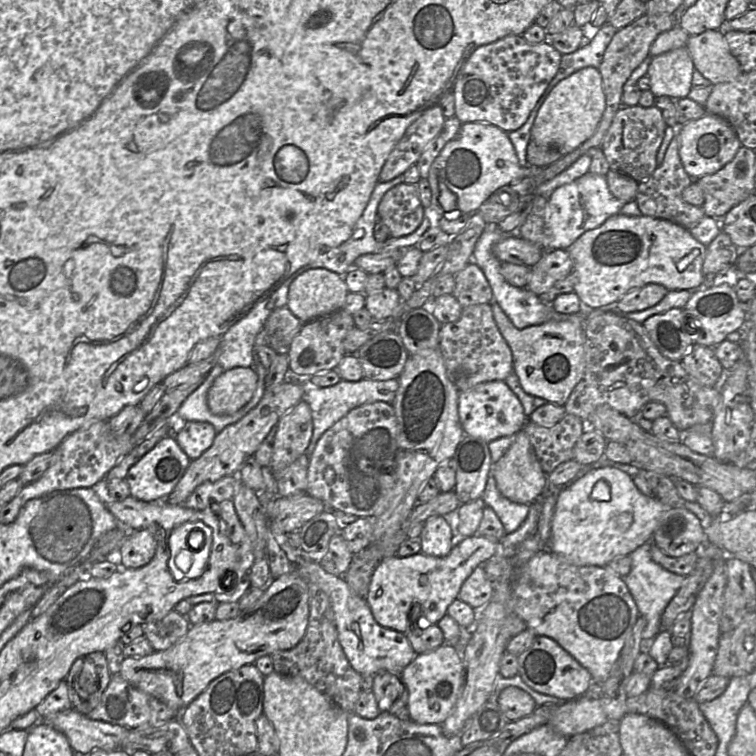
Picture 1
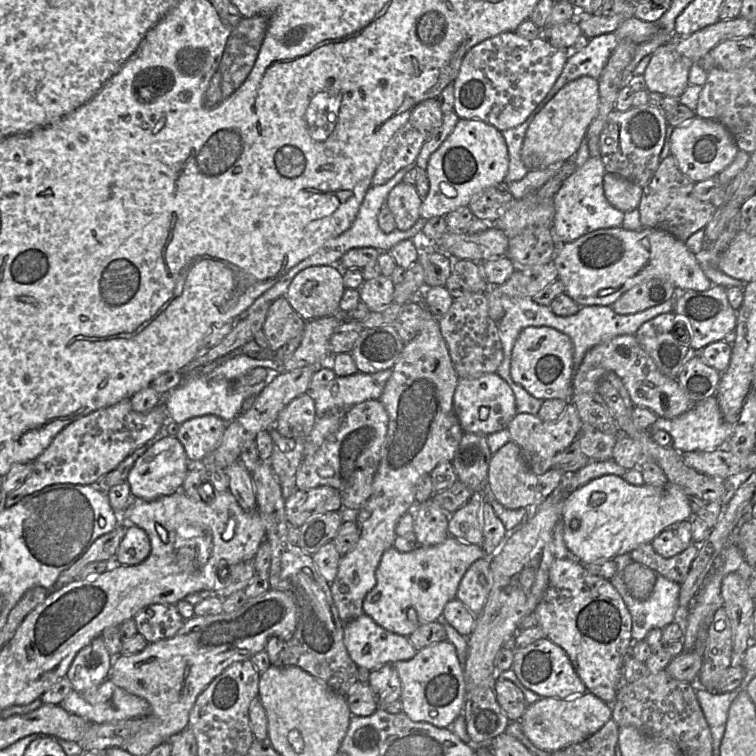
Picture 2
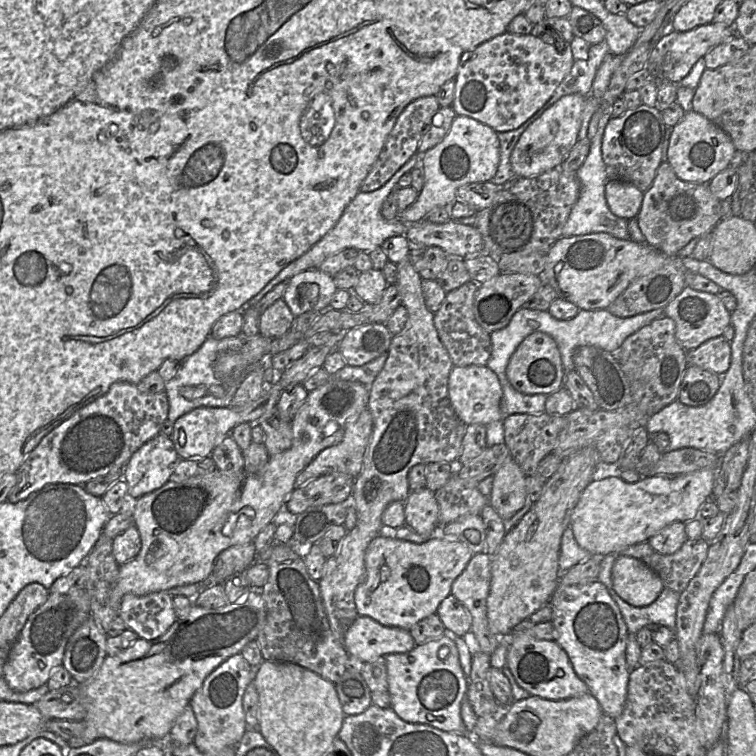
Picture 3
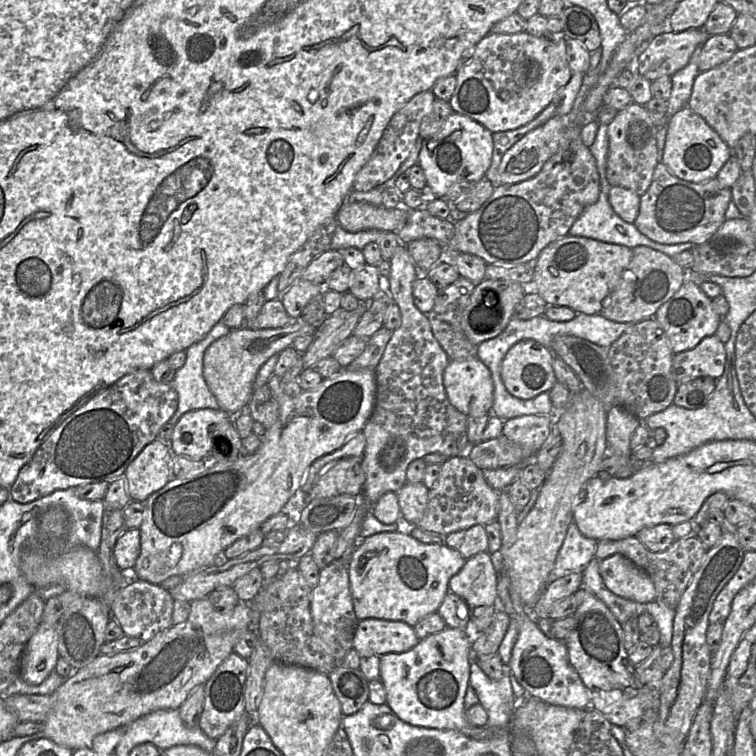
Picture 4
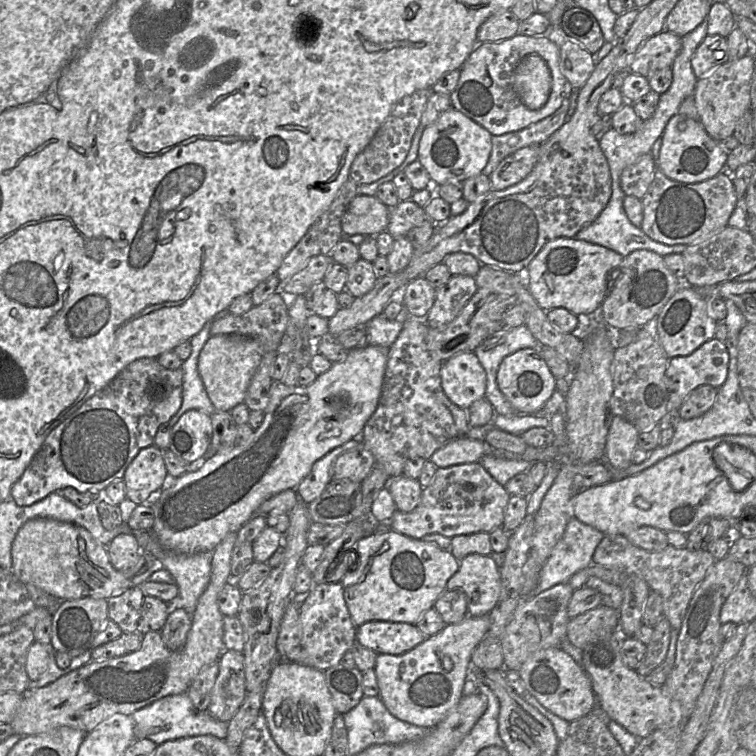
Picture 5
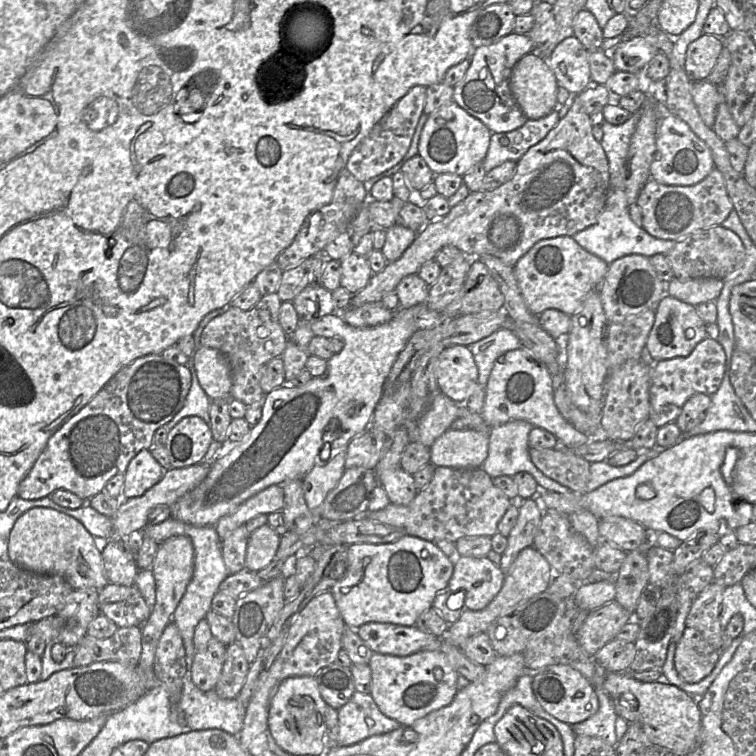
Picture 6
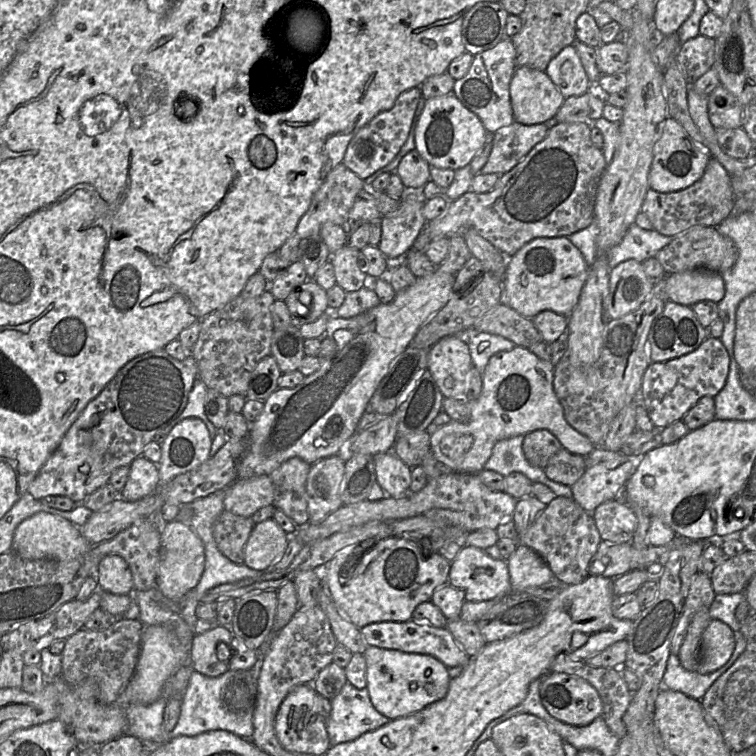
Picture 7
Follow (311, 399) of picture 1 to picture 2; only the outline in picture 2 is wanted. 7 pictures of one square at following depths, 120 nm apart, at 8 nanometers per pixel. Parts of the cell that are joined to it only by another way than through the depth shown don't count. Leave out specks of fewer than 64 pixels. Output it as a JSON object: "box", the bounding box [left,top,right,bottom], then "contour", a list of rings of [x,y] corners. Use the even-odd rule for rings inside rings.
{"box":[309,369,392,418],"contour":[[[392,369],[369,374],[358,371],[350,376],[336,376],[328,384],[309,391],[315,402],[316,418],[331,410],[349,410],[366,400],[378,400],[391,375]]]}

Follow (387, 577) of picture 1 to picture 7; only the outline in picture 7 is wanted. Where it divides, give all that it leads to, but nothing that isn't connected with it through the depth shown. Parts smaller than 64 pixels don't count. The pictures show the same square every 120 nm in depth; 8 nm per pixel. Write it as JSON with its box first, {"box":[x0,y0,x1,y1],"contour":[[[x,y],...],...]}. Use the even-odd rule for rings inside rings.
{"box":[322,536,450,629],"contour":[[[391,536],[378,543],[367,538],[342,548],[323,566],[322,586],[358,629],[372,623],[406,622],[419,604],[431,600],[435,589],[448,583],[450,564],[440,552],[424,556],[416,543],[403,538]]]}

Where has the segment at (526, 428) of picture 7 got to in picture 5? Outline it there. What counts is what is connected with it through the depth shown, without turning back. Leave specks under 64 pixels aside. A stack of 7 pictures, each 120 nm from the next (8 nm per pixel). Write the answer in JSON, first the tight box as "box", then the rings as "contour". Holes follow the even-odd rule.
{"box":[429,348,556,468],"contour":[[[524,348],[506,356],[497,372],[497,385],[519,414],[539,412],[555,391],[556,378],[534,349]],[[461,436],[437,449],[429,461],[438,468],[445,468],[457,464],[479,462],[487,452],[491,451],[485,440],[479,441]]]}

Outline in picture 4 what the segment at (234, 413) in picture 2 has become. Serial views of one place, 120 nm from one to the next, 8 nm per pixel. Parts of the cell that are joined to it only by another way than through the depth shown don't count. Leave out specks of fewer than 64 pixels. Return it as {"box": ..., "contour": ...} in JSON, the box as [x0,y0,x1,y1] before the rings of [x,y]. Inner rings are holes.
{"box":[169,320,231,425],"contour":[[[222,320],[198,342],[186,349],[184,365],[177,371],[172,386],[177,392],[177,409],[169,420],[175,425],[182,415],[198,409],[219,409],[218,402],[209,390],[203,376],[203,357],[206,349],[217,339],[227,335],[231,329]]]}

